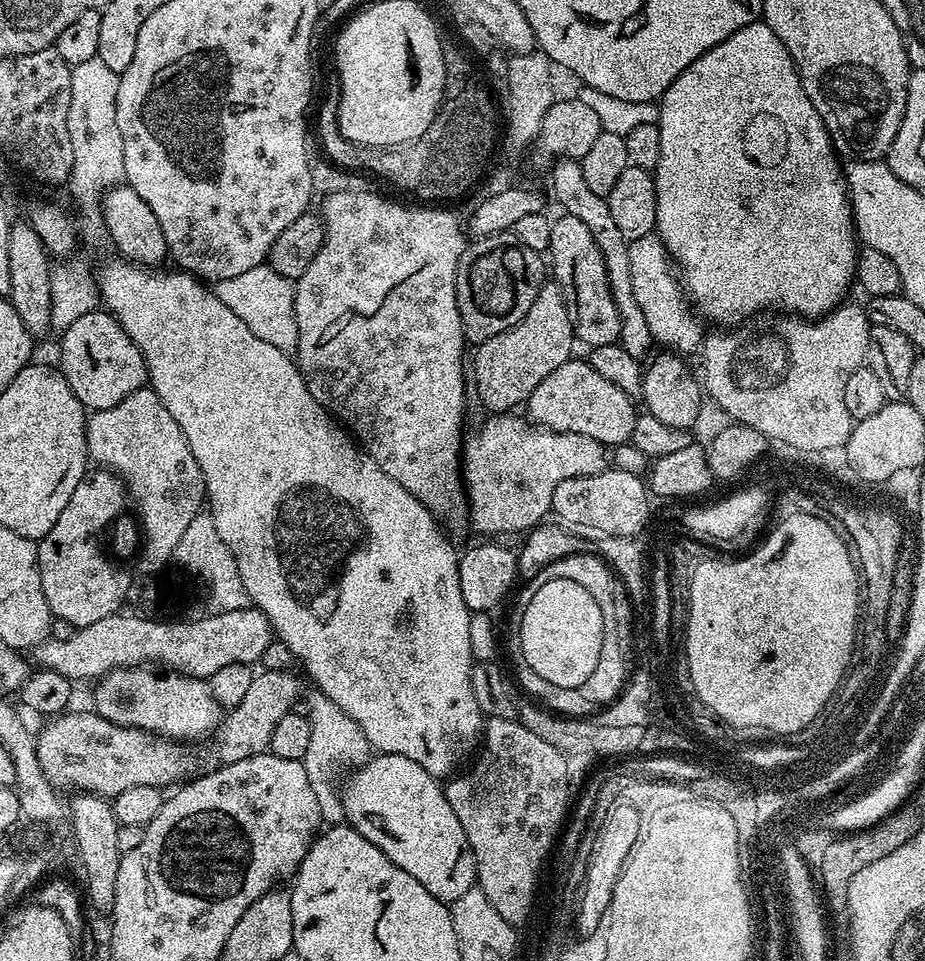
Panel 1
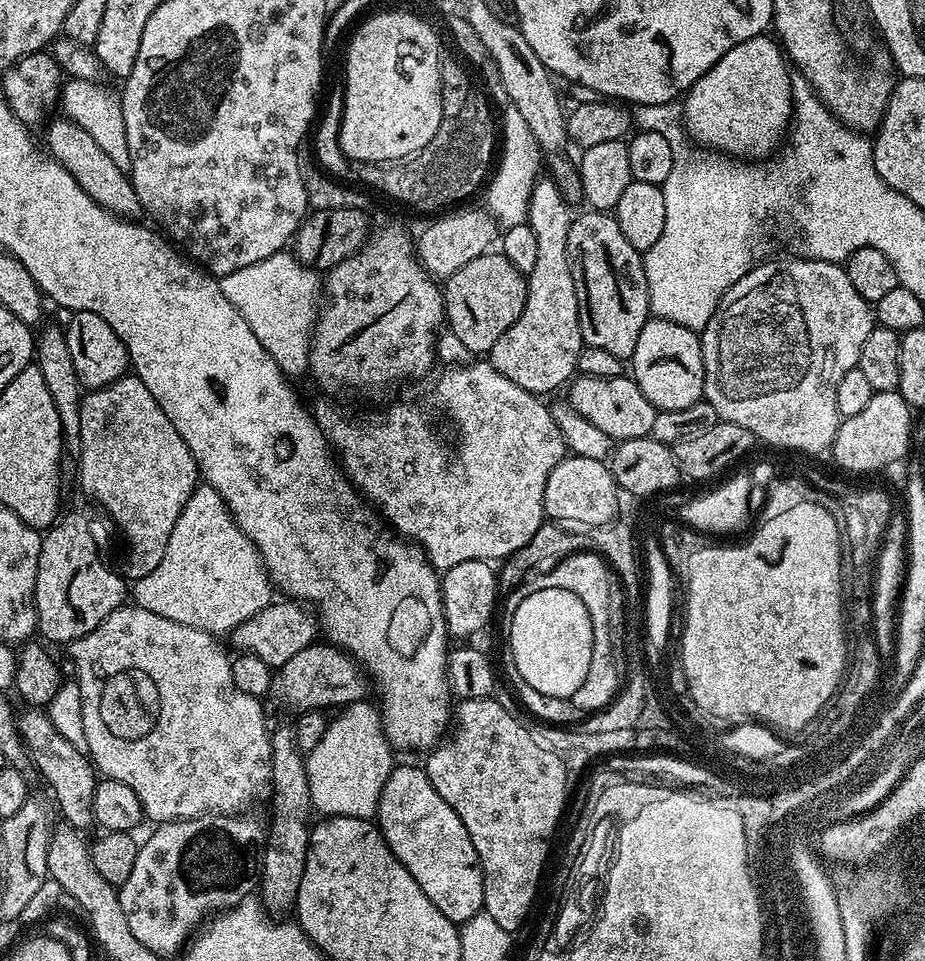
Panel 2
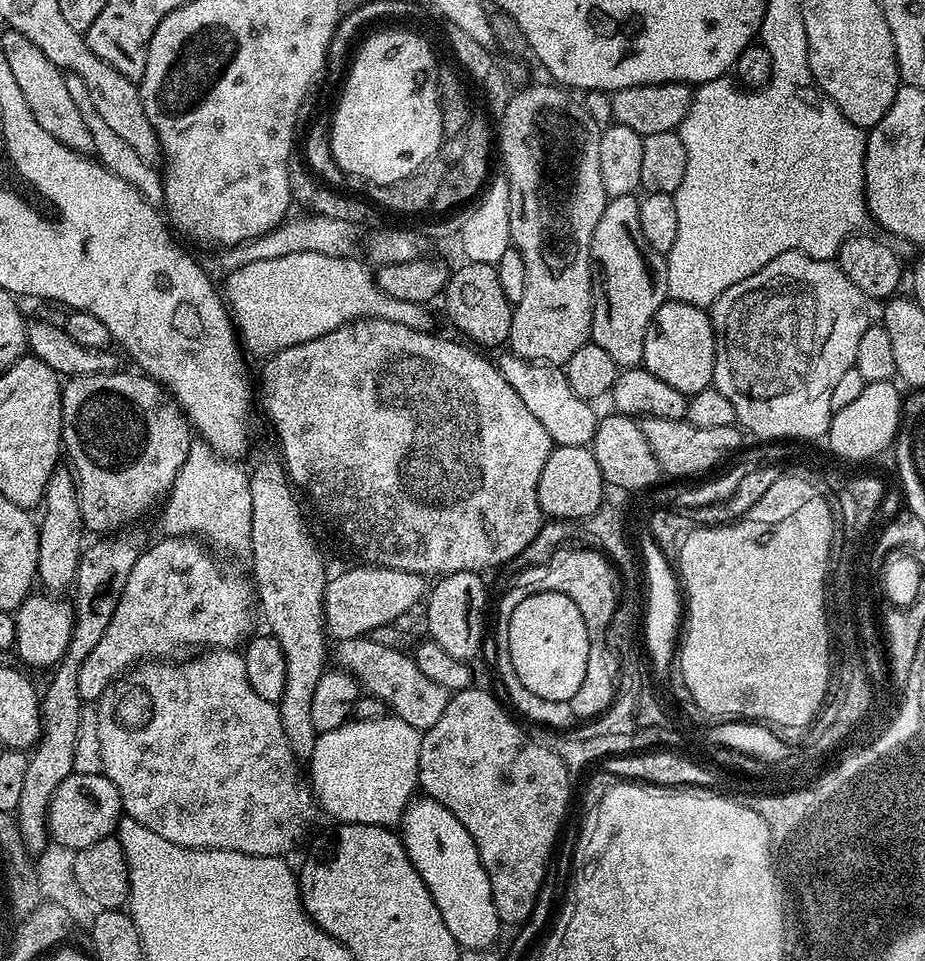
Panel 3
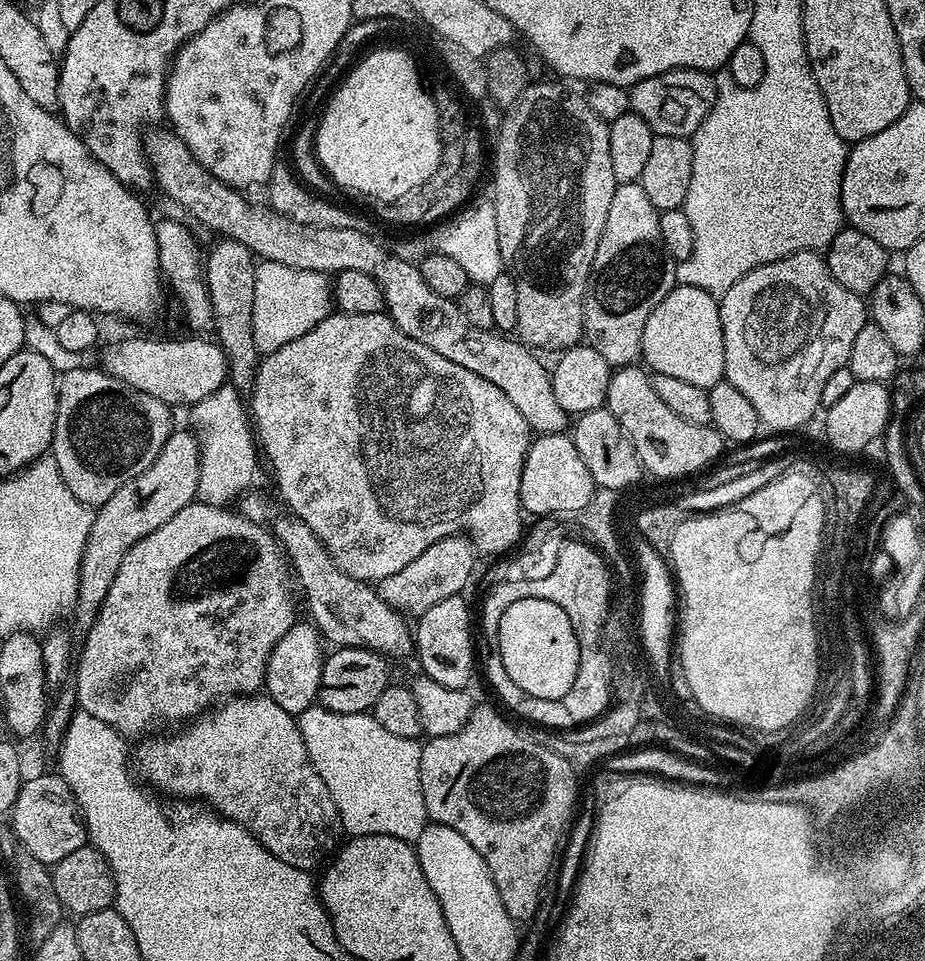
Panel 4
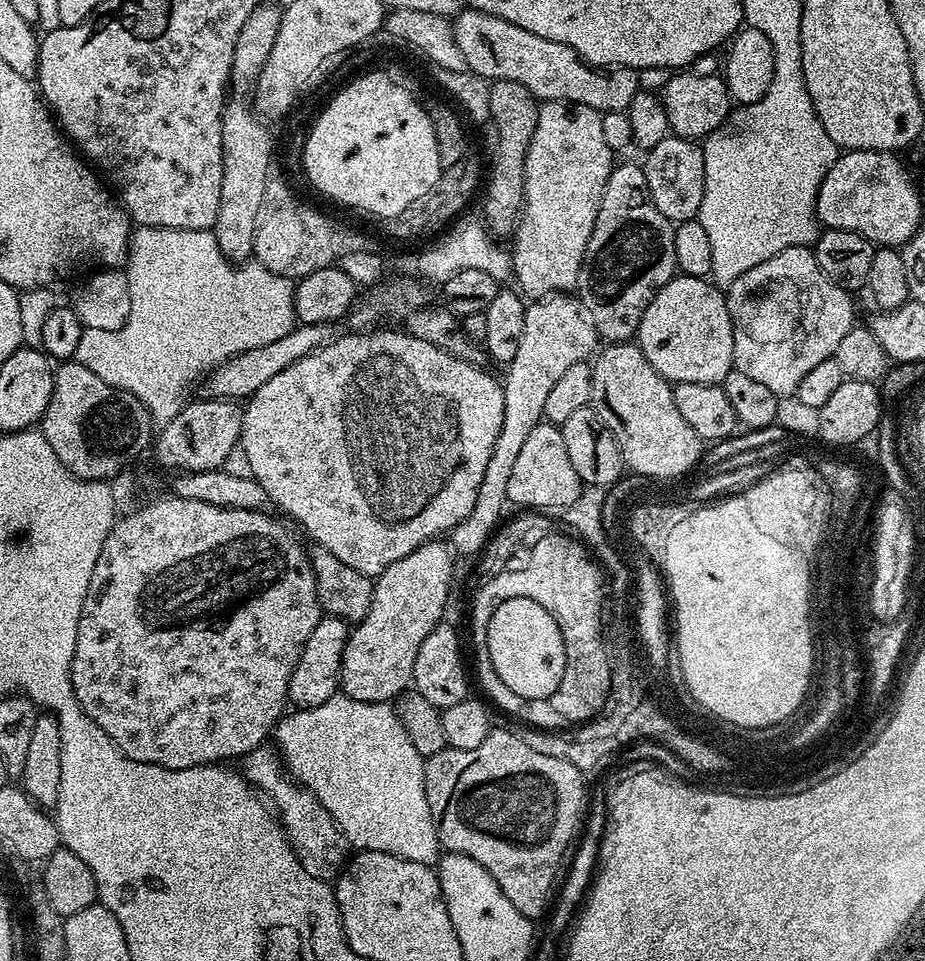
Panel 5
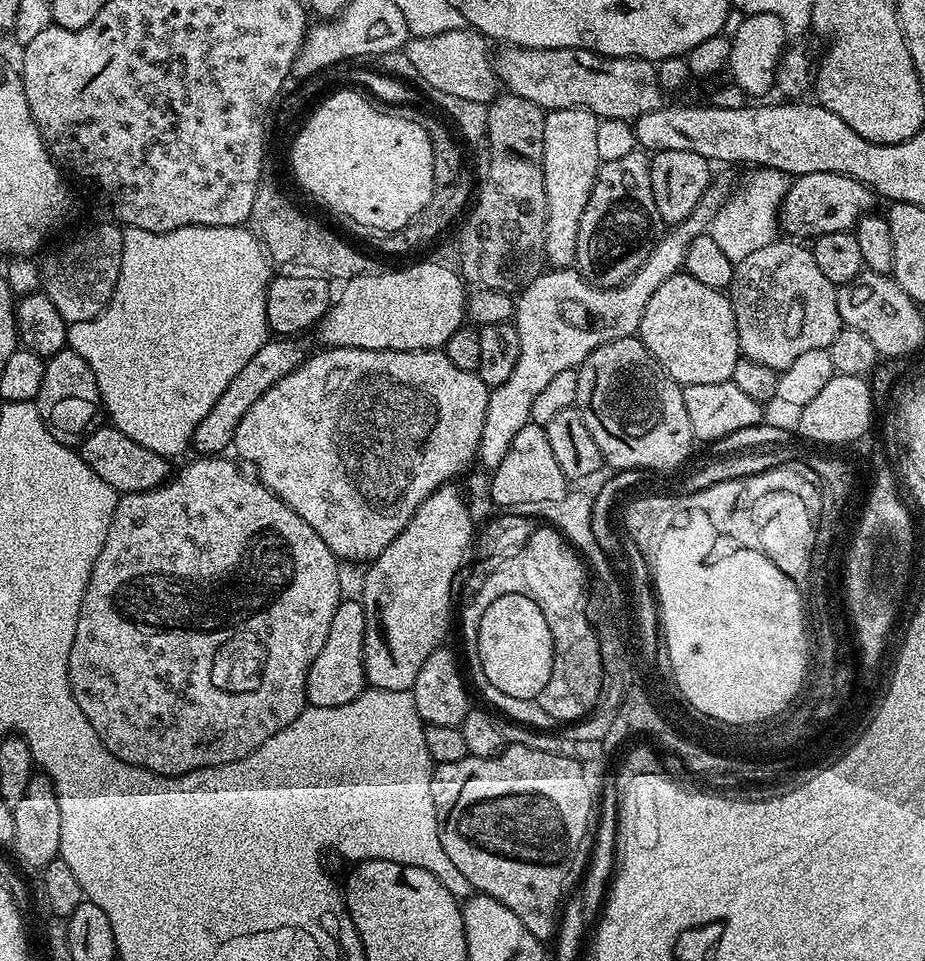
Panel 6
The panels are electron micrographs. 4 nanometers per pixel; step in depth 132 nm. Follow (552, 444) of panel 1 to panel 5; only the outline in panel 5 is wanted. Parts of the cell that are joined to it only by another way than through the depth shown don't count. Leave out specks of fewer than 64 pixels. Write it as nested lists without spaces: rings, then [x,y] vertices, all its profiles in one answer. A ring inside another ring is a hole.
[[[348,330],[345,336],[337,335],[306,358],[298,358],[294,366],[286,366],[282,374],[274,374],[274,378],[247,401],[239,443],[250,461],[252,479],[266,490],[269,501],[277,504],[289,516],[289,521],[297,520],[308,531],[313,545],[330,550],[338,562],[346,562],[346,566],[373,578],[386,570],[386,566],[398,562],[398,558],[406,558],[406,554],[418,550],[427,540],[451,533],[471,514],[484,481],[486,462],[490,462],[494,442],[498,442],[498,430],[502,430],[504,413],[504,385],[497,377],[495,380],[490,373],[483,372],[485,369],[481,365],[452,356],[438,346],[430,346],[430,342],[422,342],[422,338],[414,338],[406,330],[376,331],[380,330]]]

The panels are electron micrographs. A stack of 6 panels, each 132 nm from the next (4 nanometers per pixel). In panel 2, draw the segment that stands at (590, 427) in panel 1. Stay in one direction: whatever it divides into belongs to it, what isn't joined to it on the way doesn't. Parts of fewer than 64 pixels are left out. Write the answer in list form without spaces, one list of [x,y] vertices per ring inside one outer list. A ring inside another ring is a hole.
[[[580,374],[571,381],[567,392],[567,403],[571,404],[574,410],[578,410],[582,418],[594,422],[594,426],[598,426],[598,430],[602,430],[614,442],[642,438],[651,433],[658,409],[650,403],[646,394],[642,394],[642,390],[638,390],[636,381],[631,375],[594,378]]]

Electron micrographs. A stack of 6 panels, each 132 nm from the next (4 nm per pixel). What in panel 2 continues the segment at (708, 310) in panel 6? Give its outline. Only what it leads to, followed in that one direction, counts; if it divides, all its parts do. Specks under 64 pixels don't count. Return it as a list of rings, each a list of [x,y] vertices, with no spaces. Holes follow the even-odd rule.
[[[648,319],[638,334],[638,346],[634,346],[634,354],[630,358],[630,375],[638,390],[642,390],[658,410],[686,410],[686,406],[694,406],[704,394],[704,363],[699,335],[686,326],[678,326],[678,322]]]

